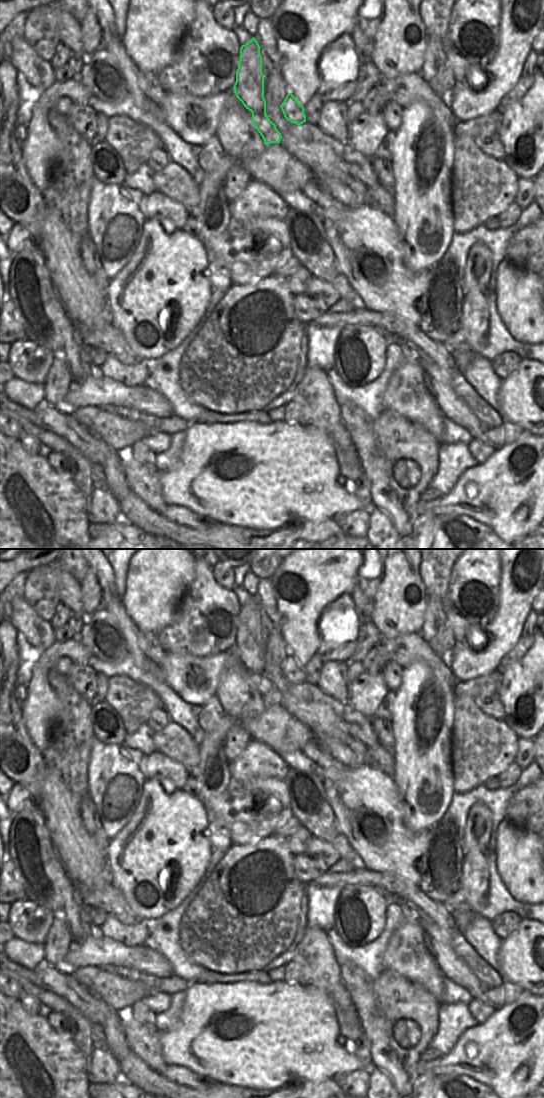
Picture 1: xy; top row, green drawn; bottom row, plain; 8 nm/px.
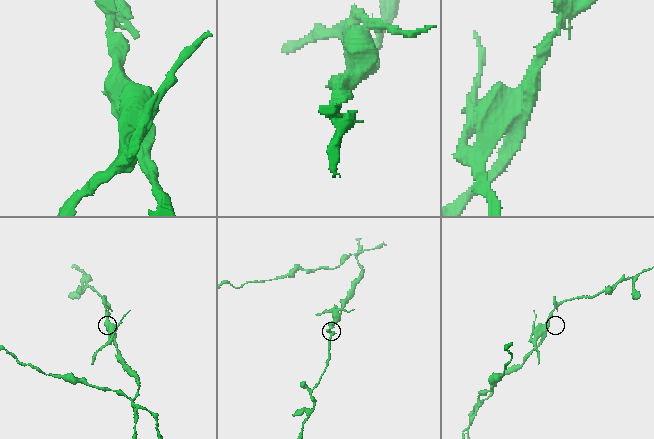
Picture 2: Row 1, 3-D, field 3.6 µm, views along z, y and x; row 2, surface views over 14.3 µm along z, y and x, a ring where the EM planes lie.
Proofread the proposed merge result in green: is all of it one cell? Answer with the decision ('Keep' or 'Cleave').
Cleave

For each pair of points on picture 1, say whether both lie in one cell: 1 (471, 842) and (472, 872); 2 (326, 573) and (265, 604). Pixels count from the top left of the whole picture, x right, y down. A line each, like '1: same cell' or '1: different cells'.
1: different cells
2: different cells

